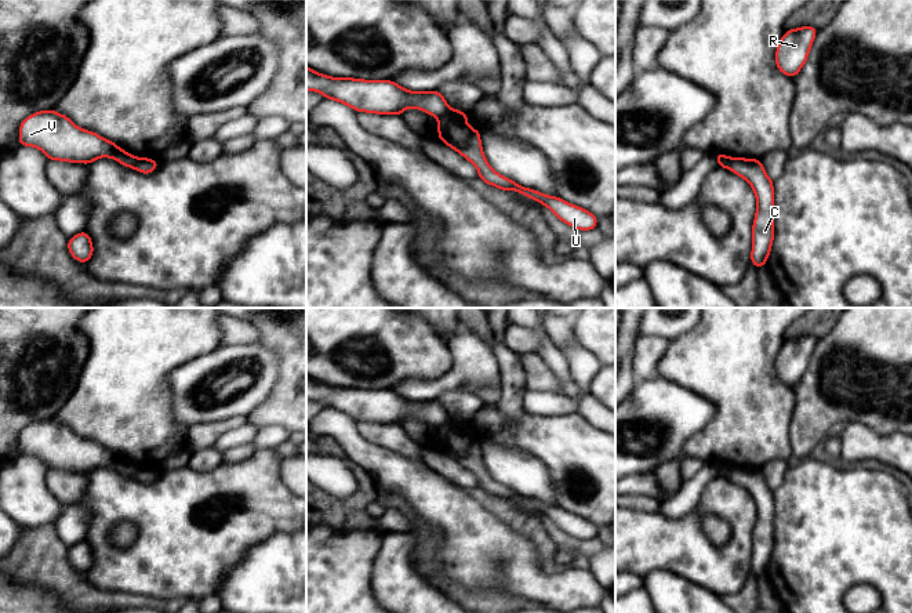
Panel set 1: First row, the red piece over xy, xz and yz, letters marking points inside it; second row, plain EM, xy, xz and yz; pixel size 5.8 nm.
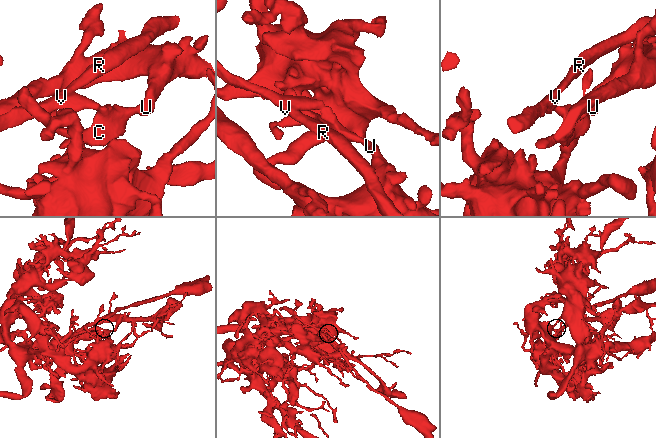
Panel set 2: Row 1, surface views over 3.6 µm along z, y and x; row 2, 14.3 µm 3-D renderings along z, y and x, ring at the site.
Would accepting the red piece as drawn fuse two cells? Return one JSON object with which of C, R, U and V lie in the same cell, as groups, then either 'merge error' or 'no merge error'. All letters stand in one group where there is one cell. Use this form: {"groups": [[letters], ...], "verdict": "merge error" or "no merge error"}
{"groups": [["C", "U"], ["R", "V"]], "verdict": "merge error"}

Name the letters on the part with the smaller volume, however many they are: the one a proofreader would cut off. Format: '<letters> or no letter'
R, V

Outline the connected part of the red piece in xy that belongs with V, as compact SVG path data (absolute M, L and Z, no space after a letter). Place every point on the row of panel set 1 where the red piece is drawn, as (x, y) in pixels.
M52 109L32 113L19 126L18 145L40 149L48 160L91 164L98 157L115 159L132 168L137 157L99 134L77 127Z

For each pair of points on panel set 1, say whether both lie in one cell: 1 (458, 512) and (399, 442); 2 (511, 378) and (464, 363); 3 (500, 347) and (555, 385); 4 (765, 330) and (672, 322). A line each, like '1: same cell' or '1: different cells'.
1: different cells
2: different cells
3: different cells
4: different cells

